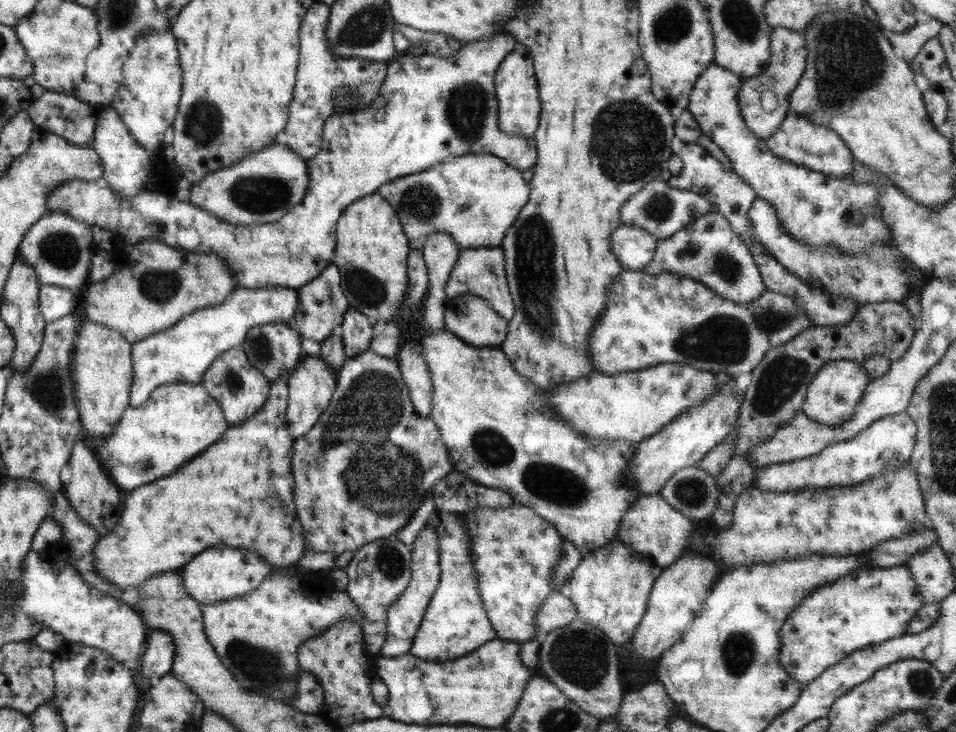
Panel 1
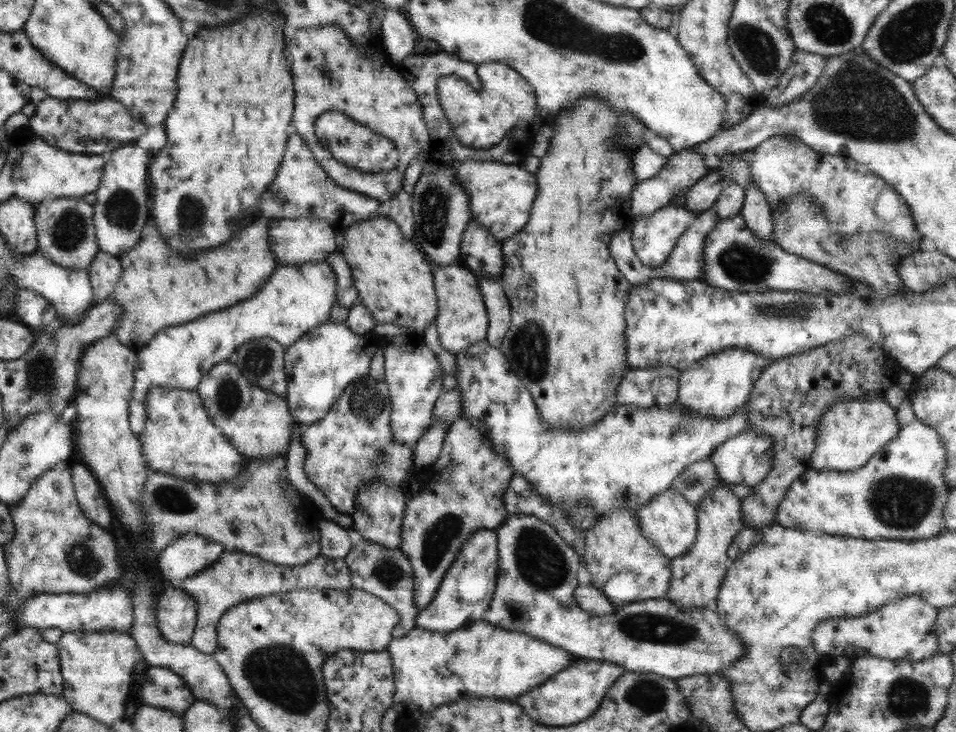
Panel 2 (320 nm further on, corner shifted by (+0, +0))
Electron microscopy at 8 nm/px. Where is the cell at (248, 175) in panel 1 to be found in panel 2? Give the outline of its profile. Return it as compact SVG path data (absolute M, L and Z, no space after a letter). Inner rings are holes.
M296 132L288 135L276 175L266 191L260 194L256 206L260 210L258 216L268 219L297 221L314 217L325 220L332 226L337 246L342 240L341 233L349 224L384 213L384 208L375 199L336 185L316 163L312 152Z

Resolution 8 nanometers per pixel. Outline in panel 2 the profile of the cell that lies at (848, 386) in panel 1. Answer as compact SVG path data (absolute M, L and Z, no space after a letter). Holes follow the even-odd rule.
M876 396L873 400L840 400L837 404L828 406L815 427L815 445L810 454L811 468L837 472L861 468L897 435L895 411L881 396Z

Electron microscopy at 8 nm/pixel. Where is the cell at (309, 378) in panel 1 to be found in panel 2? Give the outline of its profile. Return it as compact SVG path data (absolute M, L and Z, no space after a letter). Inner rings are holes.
M323 322L305 332L294 344L284 348L286 396L290 415L295 422L308 425L319 420L342 393L347 384L368 374L379 337L372 332L357 336L344 322Z

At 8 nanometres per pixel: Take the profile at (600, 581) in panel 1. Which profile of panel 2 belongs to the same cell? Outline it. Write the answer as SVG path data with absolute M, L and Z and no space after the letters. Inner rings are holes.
M615 509L602 514L591 528L582 532L583 561L591 577L589 582L603 593L611 606L643 601L665 599L669 588L670 559L651 546L638 525L636 511Z

